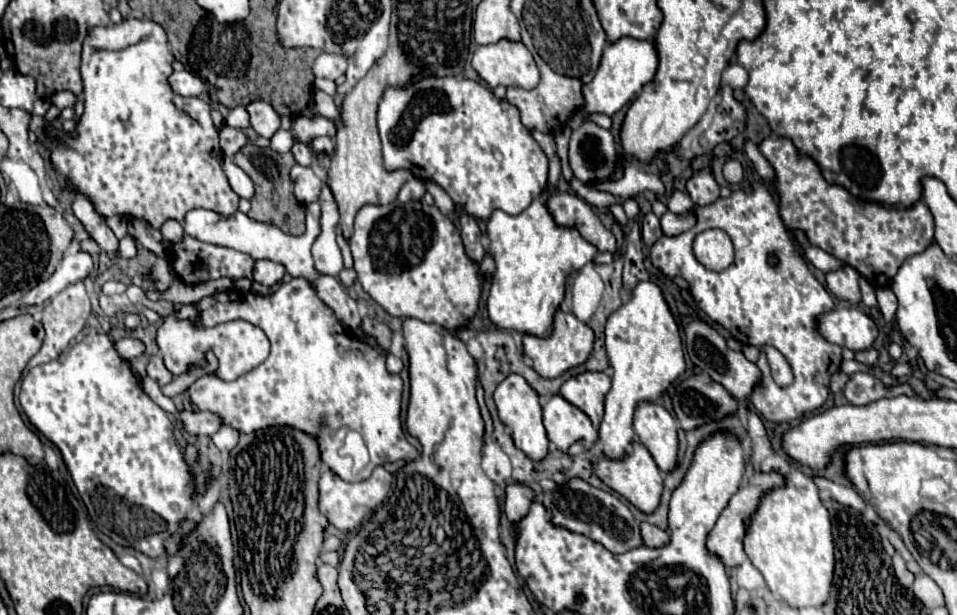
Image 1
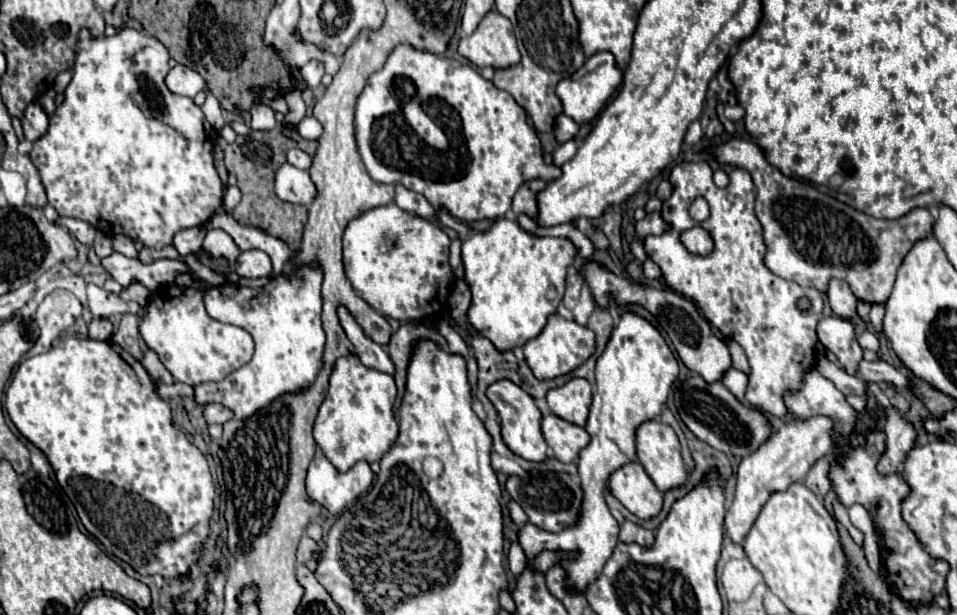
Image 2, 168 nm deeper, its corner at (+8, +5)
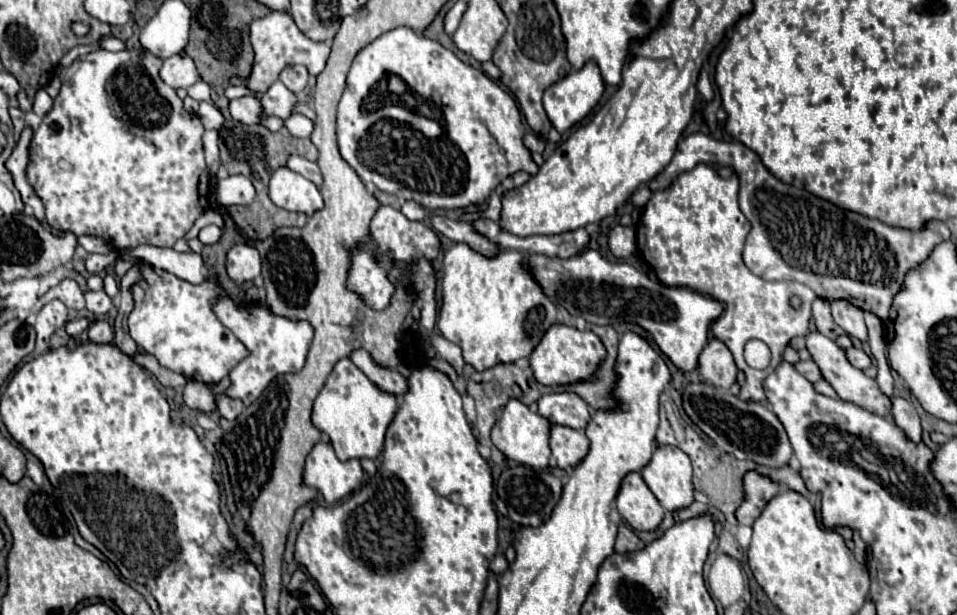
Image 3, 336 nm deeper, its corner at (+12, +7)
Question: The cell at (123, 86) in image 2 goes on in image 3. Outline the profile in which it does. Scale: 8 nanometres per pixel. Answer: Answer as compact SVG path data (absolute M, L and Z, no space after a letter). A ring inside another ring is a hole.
M97 49L93 53L81 55L61 73L61 91L53 101L53 109L43 117L39 129L33 133L31 139L31 155L27 167L27 179L33 185L35 193L41 197L47 209L47 223L57 231L71 231L77 237L81 235L95 235L109 243L115 251L135 249L137 245L149 243L155 247L173 247L177 239L181 239L195 223L195 219L209 207L209 171L203 157L203 125L195 119L195 115L183 109L183 101L177 97L175 89L165 85L159 77L161 59L153 57L145 51L119 51L111 53L107 49Z

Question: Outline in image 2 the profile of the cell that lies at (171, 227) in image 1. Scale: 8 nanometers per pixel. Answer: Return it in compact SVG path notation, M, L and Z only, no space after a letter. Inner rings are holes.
M191 227L191 229L179 231L179 233L173 237L173 247L179 251L179 255L187 257L187 255L197 253L197 251L201 249L203 237L205 237L205 229L201 229L201 227Z

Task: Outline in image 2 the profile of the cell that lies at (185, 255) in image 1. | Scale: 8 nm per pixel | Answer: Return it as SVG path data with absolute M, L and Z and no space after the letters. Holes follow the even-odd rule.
M209 229L203 239L203 251L207 251L215 259L227 259L229 267L235 265L239 249L233 239L223 229Z

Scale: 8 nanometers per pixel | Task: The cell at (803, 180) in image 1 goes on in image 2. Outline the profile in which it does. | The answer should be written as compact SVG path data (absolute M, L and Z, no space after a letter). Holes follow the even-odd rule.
M731 139L717 147L717 159L719 163L737 165L751 173L757 187L755 213L763 225L767 245L765 265L775 275L795 281L801 287L825 291L829 279L837 277L849 283L857 299L885 303L907 251L917 239L933 233L933 215L925 207L917 207L905 217L889 221L867 217L837 201L829 205L823 195L819 199L809 199L807 187L797 179L781 175L777 167L769 165L765 151L761 151L755 141Z

